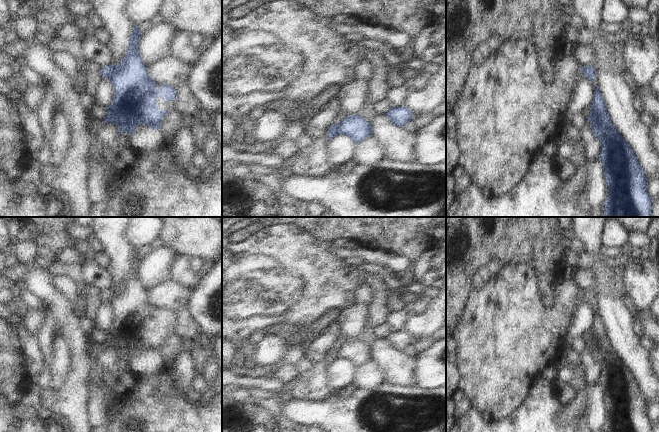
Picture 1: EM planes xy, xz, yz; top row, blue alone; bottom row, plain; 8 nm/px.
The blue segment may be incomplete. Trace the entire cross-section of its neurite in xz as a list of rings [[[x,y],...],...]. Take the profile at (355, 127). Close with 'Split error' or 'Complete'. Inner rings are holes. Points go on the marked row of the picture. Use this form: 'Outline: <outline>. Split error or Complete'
Outline: [[[347,115],[342,121],[333,124],[327,130],[328,140],[336,135],[349,137],[356,144],[361,143],[373,132],[371,123],[360,115]]]. Complete.

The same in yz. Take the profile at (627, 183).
Outline: [[[596,85],[590,108],[587,121],[601,141],[599,159],[608,187],[603,217],[652,217],[648,179],[635,152],[612,123]]]. Complete.

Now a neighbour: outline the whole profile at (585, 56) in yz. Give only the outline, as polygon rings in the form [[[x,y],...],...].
[[[576,46],[573,57],[581,66],[595,67],[595,54],[593,48],[588,46]]]

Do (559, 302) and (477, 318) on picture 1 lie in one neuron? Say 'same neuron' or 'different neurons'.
same neuron

